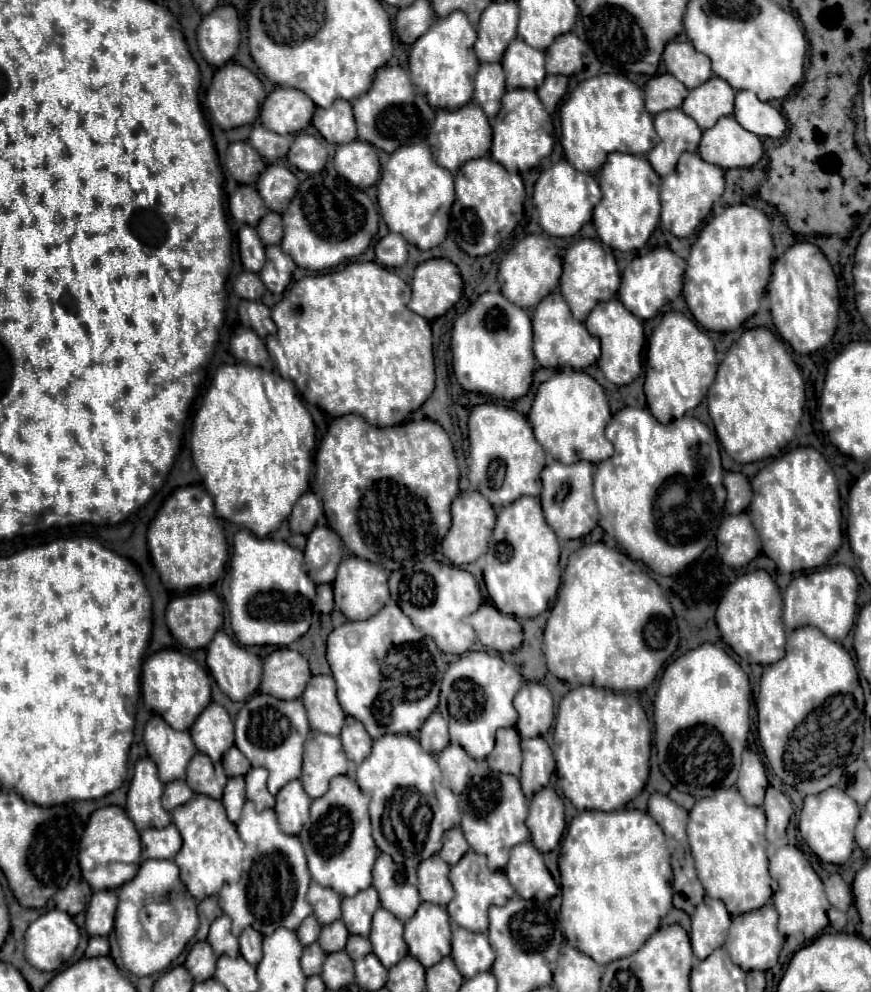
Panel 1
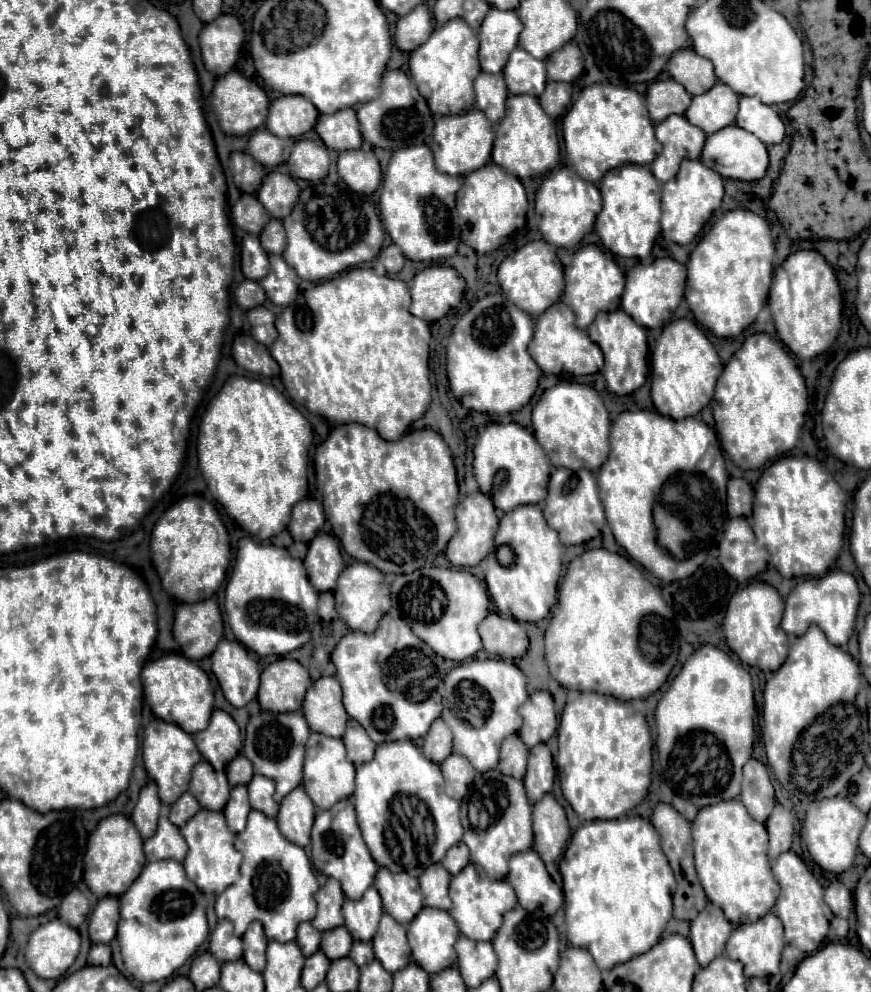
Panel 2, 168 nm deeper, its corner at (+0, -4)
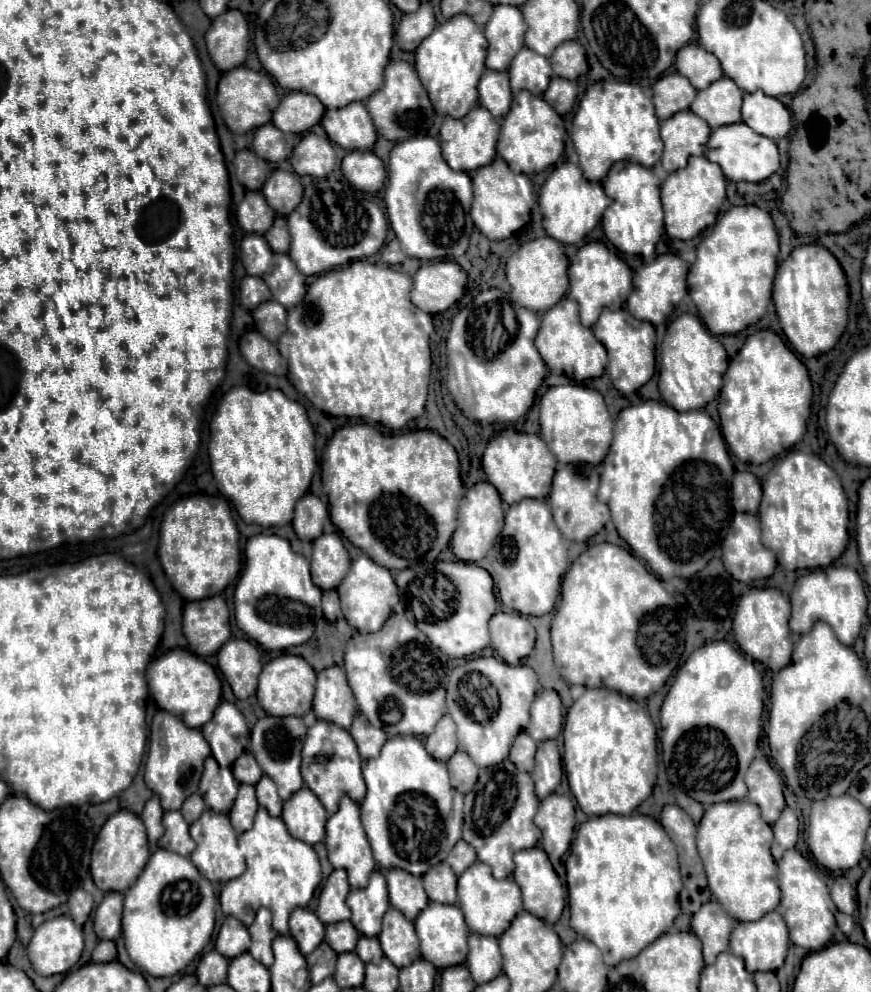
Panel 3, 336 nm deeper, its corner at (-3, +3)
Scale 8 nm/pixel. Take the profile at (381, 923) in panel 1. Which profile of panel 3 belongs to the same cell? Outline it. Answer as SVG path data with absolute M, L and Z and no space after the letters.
M390 908L382 920L382 932L378 936L386 958L396 966L404 968L420 958L418 936L414 924L402 916L402 912Z

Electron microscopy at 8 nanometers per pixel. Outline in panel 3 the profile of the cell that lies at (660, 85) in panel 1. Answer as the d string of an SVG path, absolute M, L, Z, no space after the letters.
M680 74L662 76L652 86L652 92L654 92L656 116L660 120L666 120L666 118L674 116L676 112L688 110L696 96L696 88Z

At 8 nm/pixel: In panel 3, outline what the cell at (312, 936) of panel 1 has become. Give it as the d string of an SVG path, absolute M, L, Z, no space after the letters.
M294 908L290 914L290 936L306 956L324 940L324 924L308 908Z

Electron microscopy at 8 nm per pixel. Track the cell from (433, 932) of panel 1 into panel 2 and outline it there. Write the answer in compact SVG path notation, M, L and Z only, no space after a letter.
M423 907L407 927L407 939L413 949L413 959L429 975L455 965L455 941L459 929L447 911Z

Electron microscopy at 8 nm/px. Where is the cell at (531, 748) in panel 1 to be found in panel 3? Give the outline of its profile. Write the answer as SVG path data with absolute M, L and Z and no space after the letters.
M544 740L538 744L536 768L532 770L532 780L536 784L536 796L544 800L550 796L562 780L562 758L556 740Z

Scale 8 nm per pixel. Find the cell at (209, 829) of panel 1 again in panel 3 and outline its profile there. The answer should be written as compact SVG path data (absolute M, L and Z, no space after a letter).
M206 810L192 826L190 826L190 836L196 842L196 850L192 852L190 860L206 876L210 882L228 882L232 878L238 878L246 870L246 862L238 850L236 842L236 832L230 824L230 818L226 814L218 814L214 810Z

